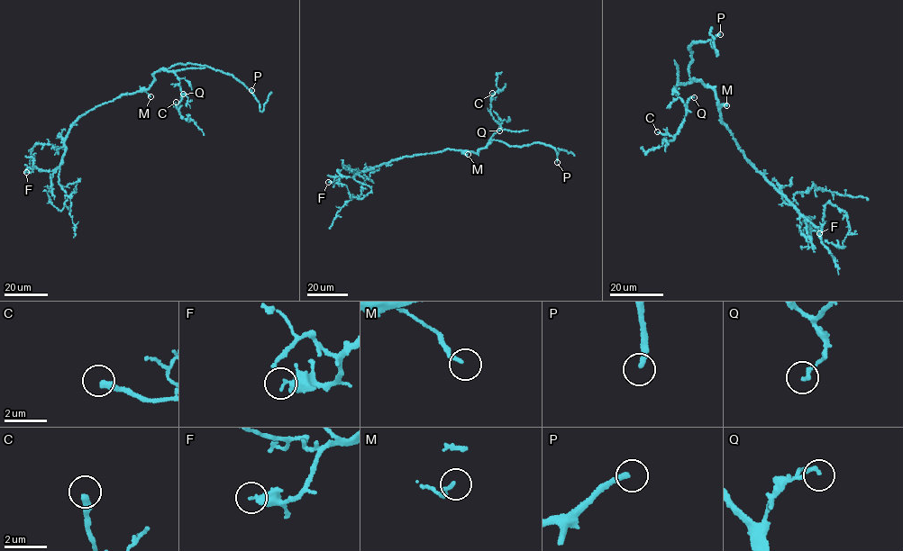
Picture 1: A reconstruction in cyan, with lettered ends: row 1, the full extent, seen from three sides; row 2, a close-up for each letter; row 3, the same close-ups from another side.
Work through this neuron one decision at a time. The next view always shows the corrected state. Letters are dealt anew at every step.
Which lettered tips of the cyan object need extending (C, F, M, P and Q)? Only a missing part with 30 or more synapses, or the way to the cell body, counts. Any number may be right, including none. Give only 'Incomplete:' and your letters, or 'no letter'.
Incomplete: P

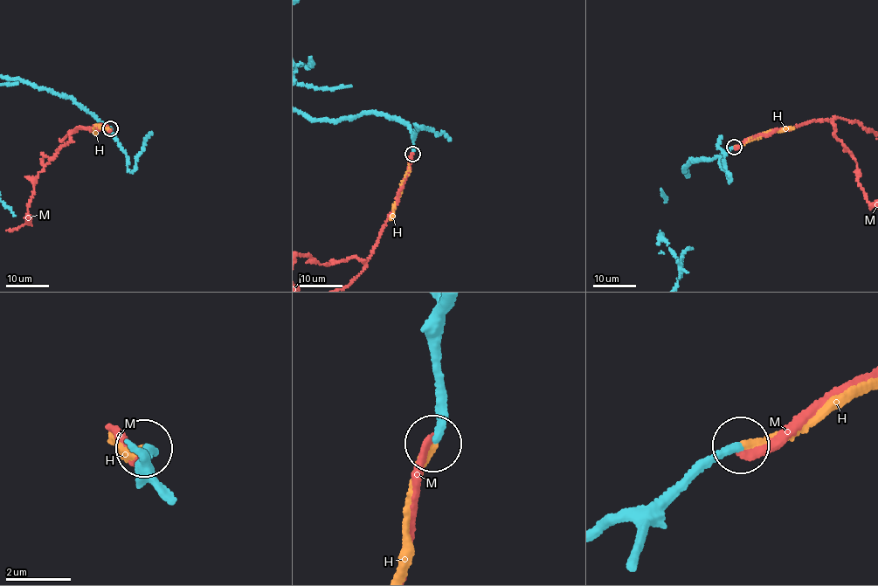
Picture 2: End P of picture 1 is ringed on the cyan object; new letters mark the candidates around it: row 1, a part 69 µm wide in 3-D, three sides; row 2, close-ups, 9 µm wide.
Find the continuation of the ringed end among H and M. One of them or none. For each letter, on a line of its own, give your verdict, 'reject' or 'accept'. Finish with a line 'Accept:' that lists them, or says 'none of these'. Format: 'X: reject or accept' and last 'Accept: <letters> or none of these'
H: accept
M: reject
Accept: H

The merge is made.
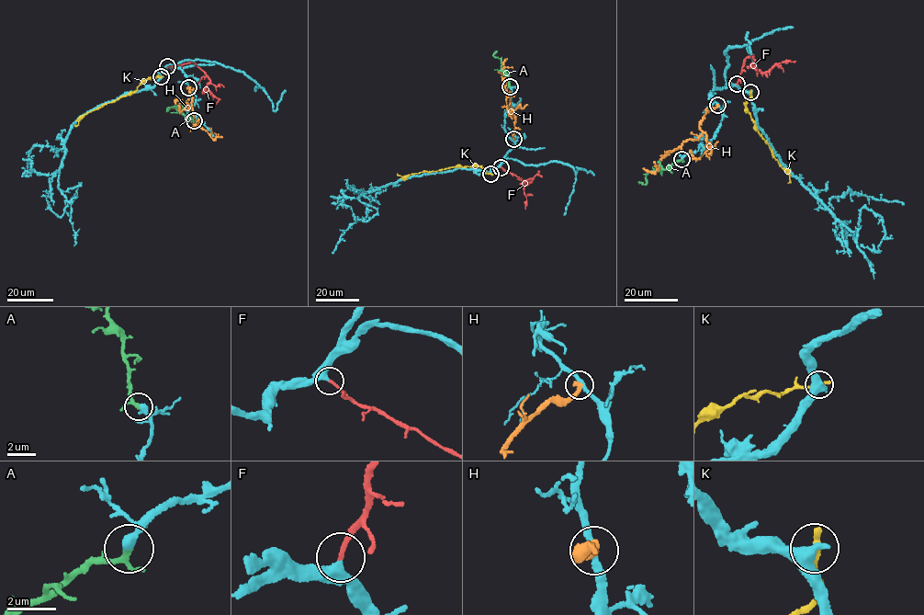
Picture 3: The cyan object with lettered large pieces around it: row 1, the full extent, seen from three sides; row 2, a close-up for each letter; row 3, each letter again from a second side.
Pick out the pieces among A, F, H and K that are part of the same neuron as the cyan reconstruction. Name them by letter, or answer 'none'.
A, F

